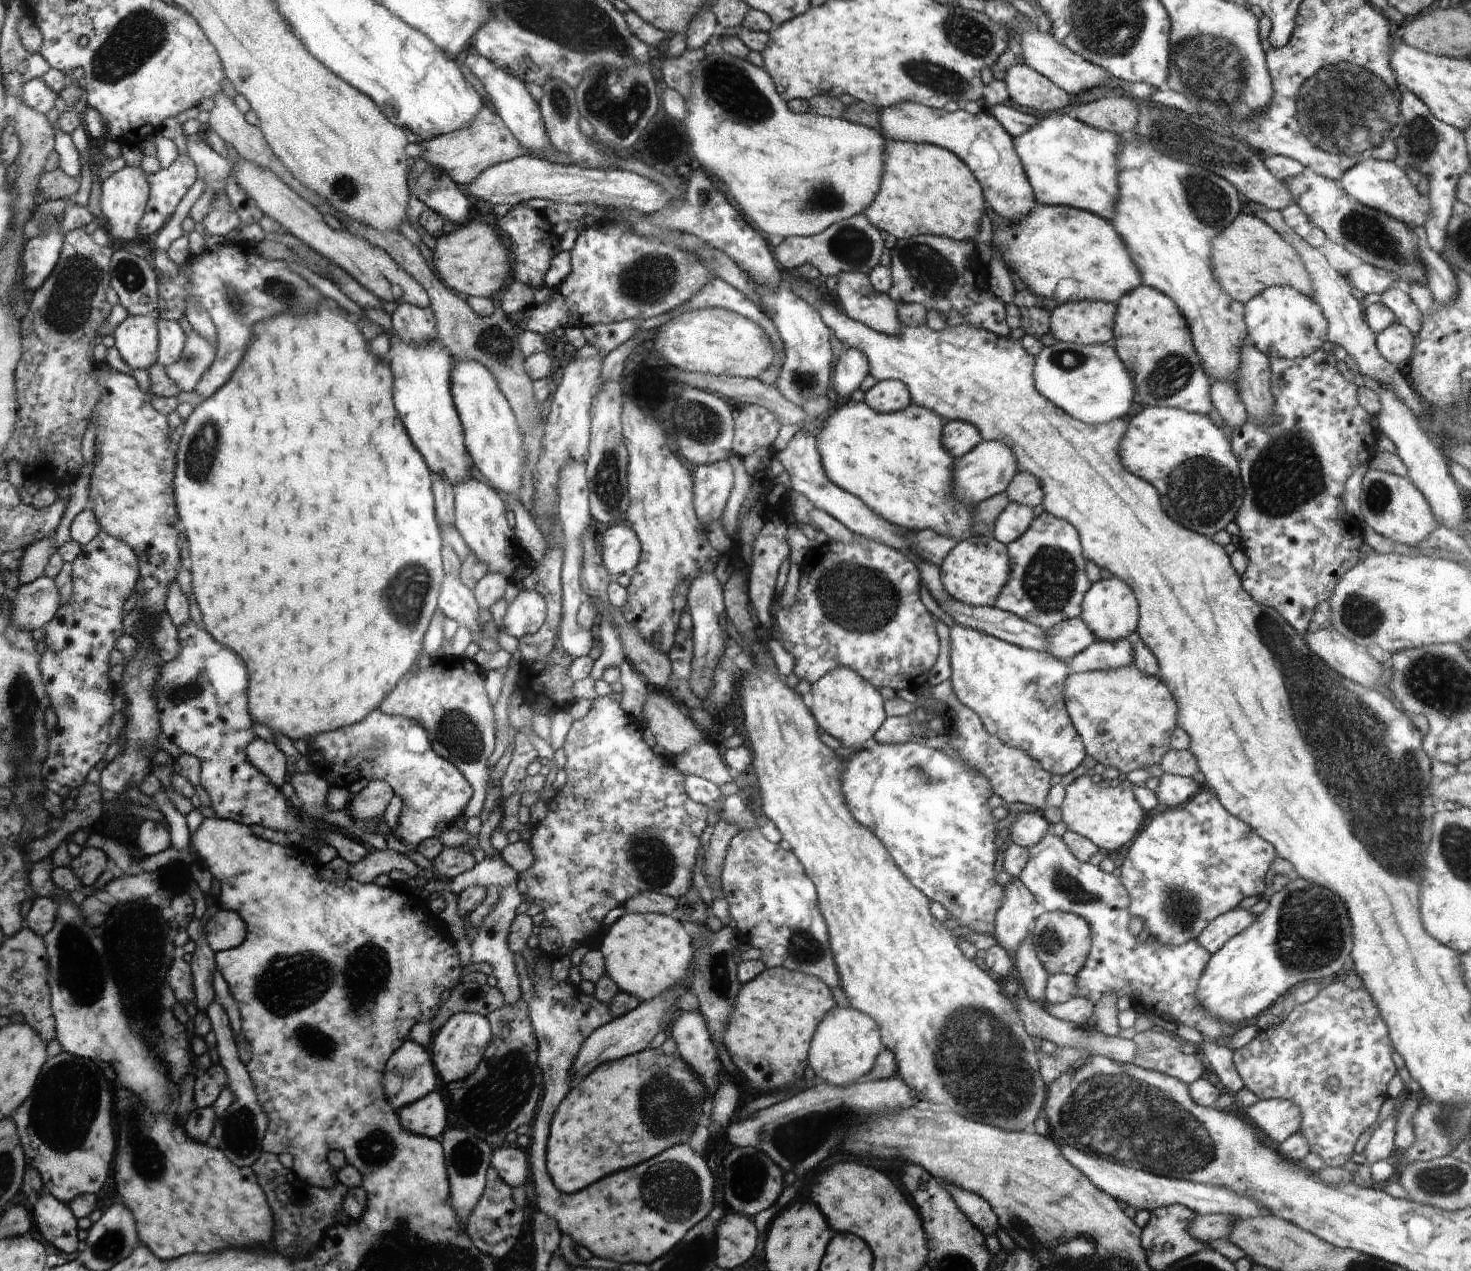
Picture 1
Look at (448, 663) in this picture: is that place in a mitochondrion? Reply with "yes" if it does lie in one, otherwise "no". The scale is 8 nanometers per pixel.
no

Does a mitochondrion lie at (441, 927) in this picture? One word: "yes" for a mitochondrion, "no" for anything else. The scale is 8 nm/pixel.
no

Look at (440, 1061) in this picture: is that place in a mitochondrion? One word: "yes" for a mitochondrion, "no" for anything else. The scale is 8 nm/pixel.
no

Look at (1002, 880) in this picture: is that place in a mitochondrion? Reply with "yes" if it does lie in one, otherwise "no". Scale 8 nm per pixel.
no

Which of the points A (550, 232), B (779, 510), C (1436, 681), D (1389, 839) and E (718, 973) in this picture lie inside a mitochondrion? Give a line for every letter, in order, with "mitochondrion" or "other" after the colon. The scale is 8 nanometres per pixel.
A: other
B: other
C: mitochondrion
D: mitochondrion
E: mitochondrion

